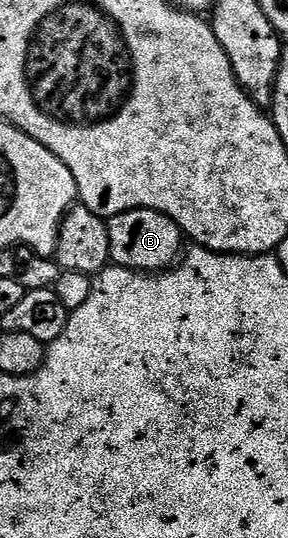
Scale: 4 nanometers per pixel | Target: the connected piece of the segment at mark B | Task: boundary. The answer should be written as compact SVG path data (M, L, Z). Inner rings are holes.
M133 209L106 221L111 262L119 269L132 269L136 273L157 275L179 264L183 256L182 229L168 215L151 209Z

